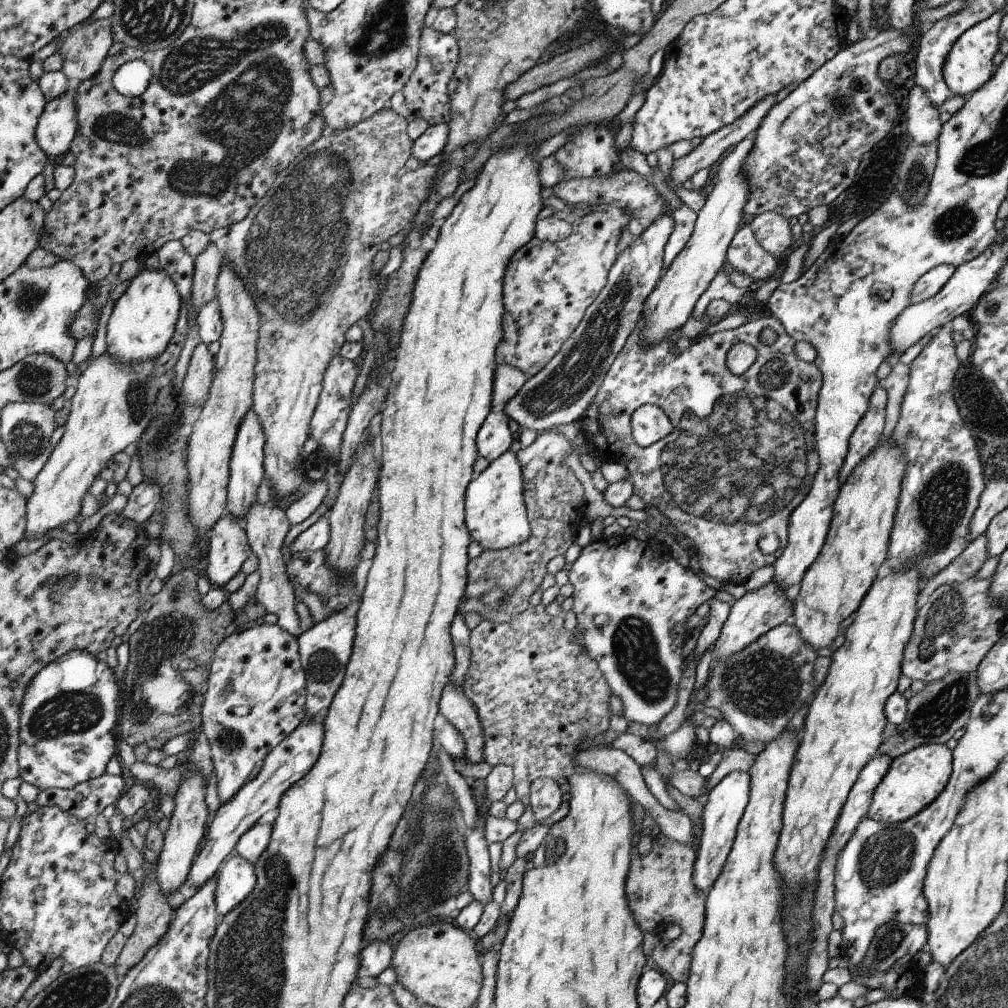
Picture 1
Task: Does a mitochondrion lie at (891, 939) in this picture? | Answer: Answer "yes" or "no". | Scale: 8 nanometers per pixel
yes

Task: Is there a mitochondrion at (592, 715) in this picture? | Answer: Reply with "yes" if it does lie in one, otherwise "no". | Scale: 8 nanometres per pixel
no

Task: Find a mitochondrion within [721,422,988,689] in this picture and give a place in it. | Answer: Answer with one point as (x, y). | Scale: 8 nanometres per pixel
(943, 499)

